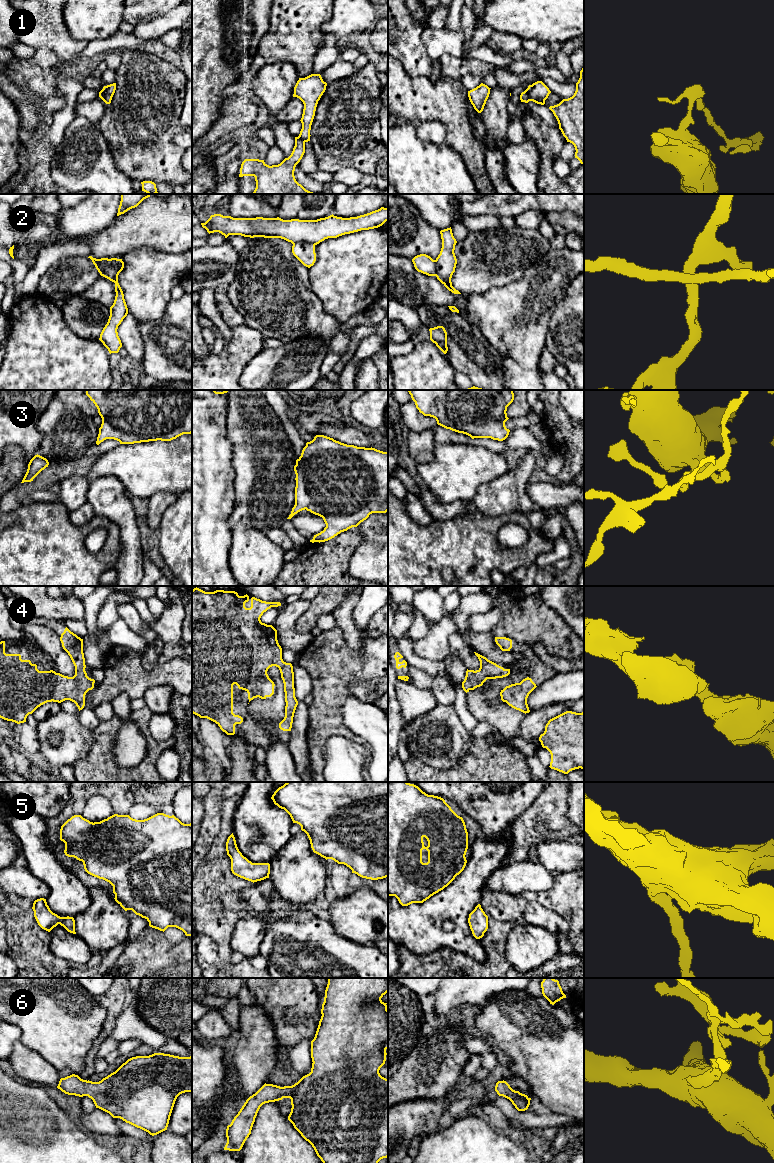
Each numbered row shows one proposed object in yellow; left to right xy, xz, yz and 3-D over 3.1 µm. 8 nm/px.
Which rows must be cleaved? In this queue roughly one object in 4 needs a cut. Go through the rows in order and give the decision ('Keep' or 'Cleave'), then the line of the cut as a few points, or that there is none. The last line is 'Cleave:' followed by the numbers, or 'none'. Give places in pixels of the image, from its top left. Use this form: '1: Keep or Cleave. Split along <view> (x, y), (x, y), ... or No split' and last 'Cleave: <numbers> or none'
1: Cleave. Split along yz (527, 88), (530, 100)
2: Cleave. Split along xz (293, 243), (311, 242), (314, 245)
3: Keep. No split
4: Keep. No split
5: Keep. No split
6: Keep. No split
Cleave: 1, 2

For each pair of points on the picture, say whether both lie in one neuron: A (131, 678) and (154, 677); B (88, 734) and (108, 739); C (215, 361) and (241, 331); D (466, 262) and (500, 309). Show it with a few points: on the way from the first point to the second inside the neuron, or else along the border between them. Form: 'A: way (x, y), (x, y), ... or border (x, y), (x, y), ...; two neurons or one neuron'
A: way (137, 678), (148, 678); one neuron
B: border (94, 730), (92, 745), (84, 757); two neurons
C: way (226, 361), (241, 348), (241, 342); one neuron
D: border (510, 284), (465, 296); two neurons

